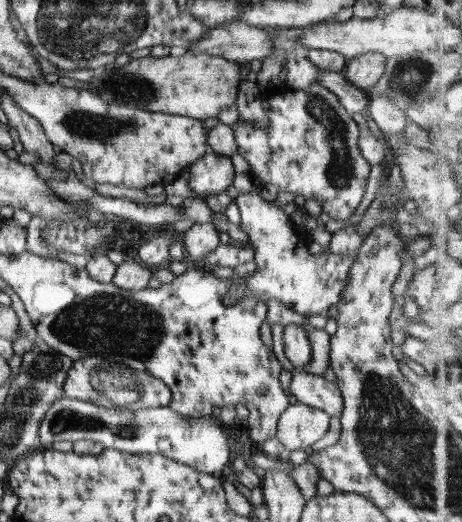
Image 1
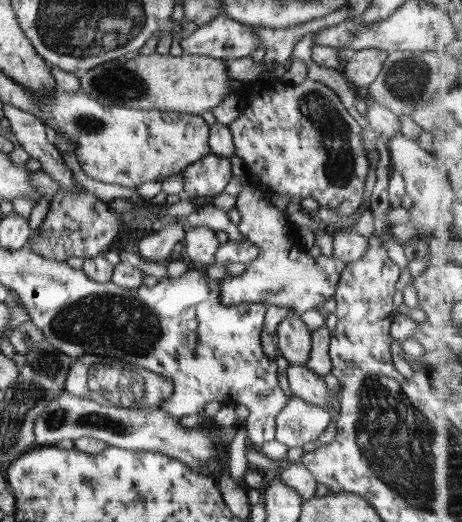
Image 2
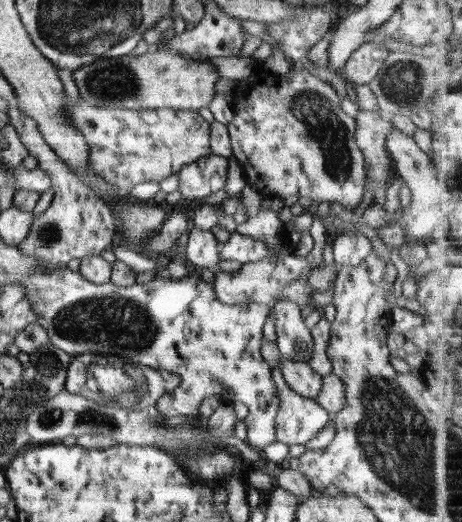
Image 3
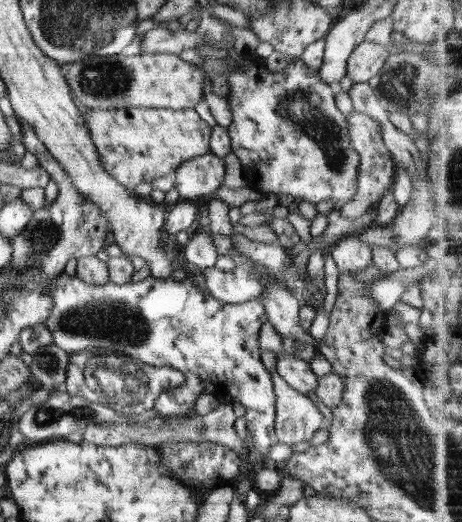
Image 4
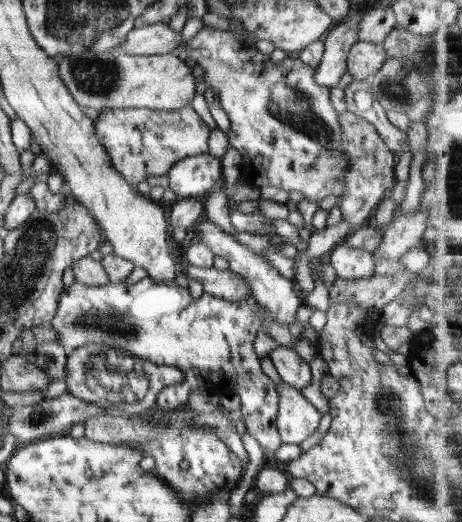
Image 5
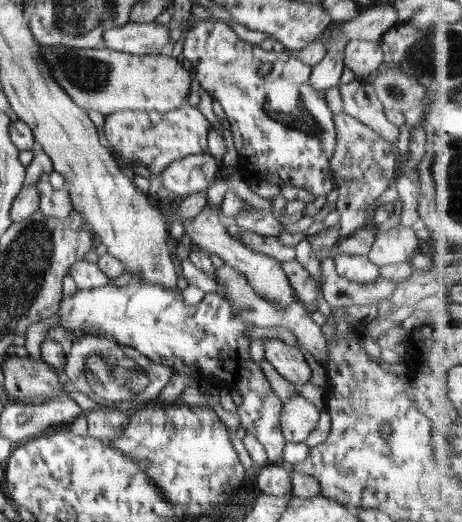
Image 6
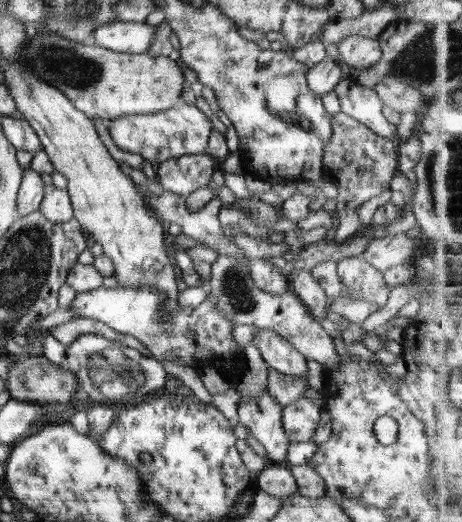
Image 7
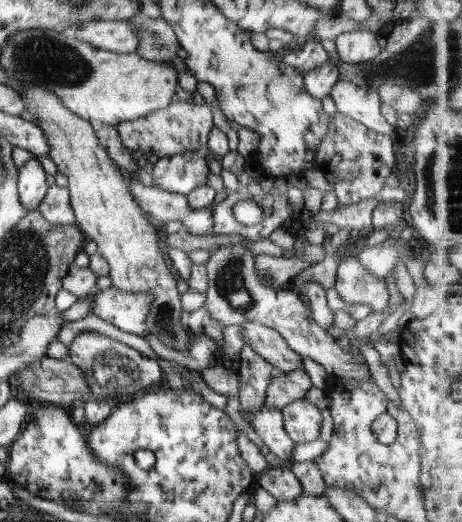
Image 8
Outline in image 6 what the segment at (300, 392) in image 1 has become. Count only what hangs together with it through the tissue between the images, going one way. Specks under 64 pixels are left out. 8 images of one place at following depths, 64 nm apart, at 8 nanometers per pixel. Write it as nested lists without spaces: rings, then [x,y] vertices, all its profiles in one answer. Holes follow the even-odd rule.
[[[264,338],[264,354],[266,360],[274,368],[297,387],[306,384],[312,377],[312,370],[302,351],[286,344],[278,338]]]

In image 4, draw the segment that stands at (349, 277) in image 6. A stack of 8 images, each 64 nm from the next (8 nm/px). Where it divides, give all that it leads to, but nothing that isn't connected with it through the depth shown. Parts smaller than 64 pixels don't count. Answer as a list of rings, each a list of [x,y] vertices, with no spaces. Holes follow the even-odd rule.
[[[357,234],[342,237],[329,251],[340,273],[356,273],[372,264],[372,249]]]

